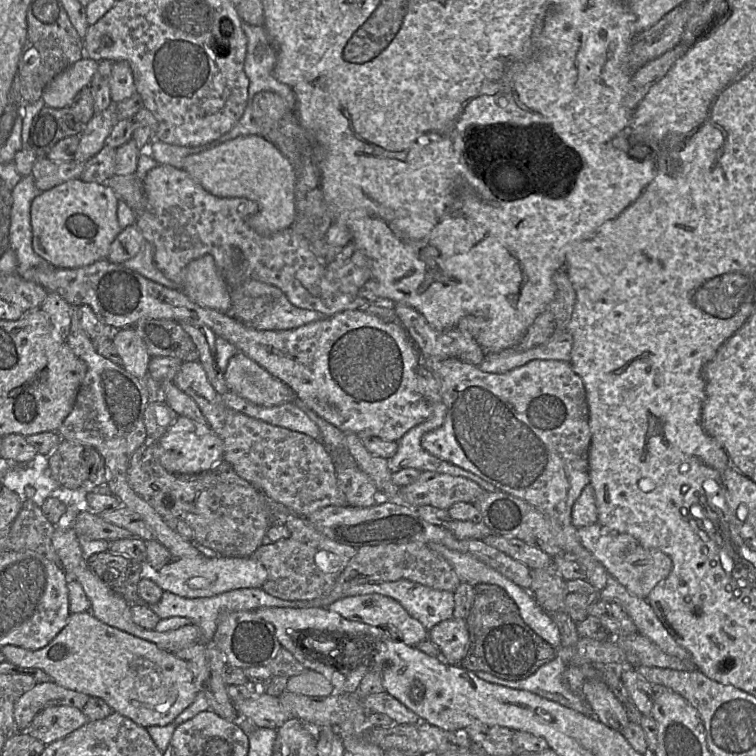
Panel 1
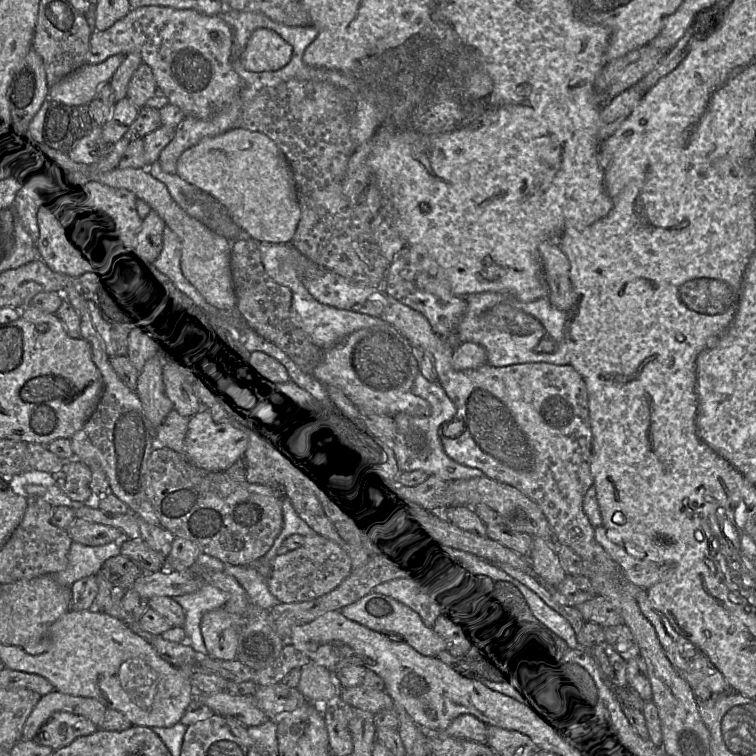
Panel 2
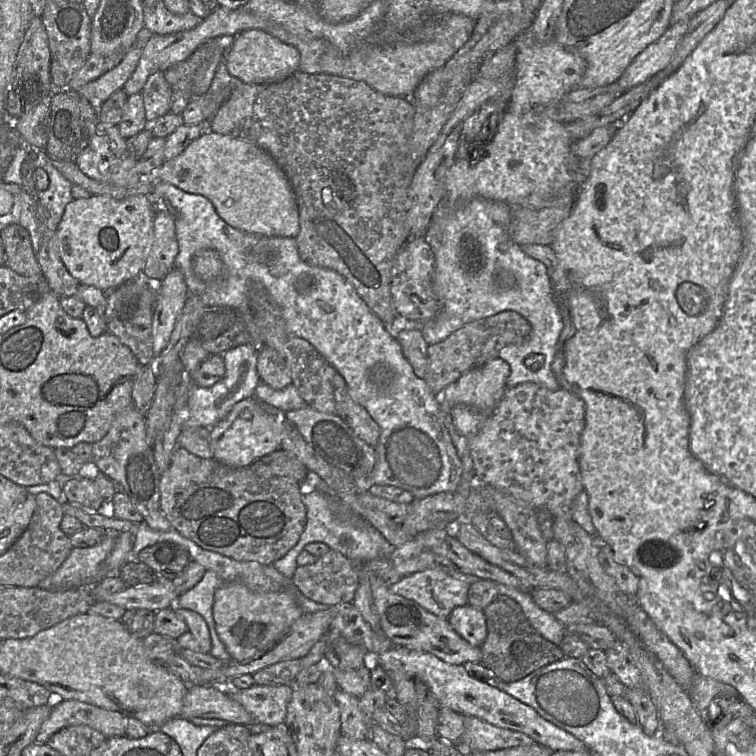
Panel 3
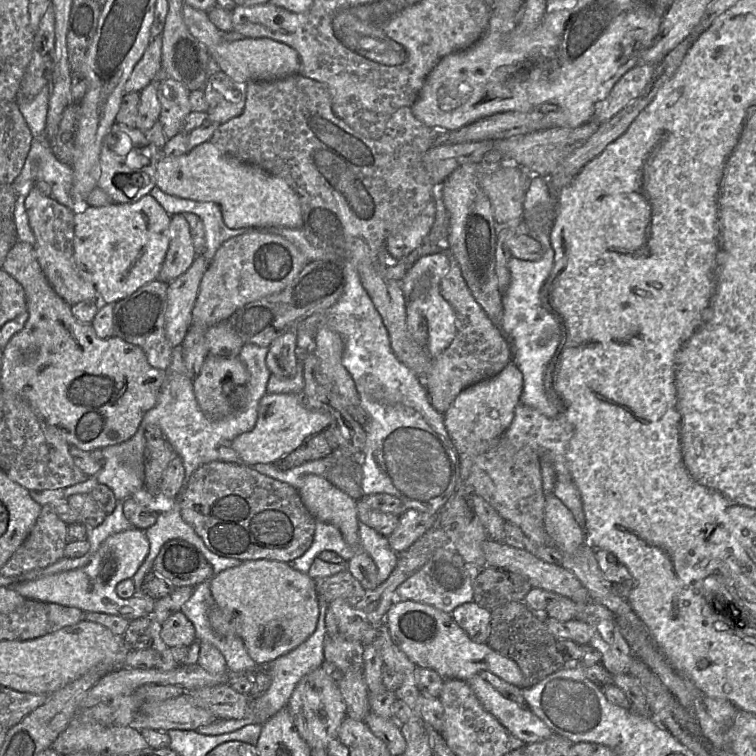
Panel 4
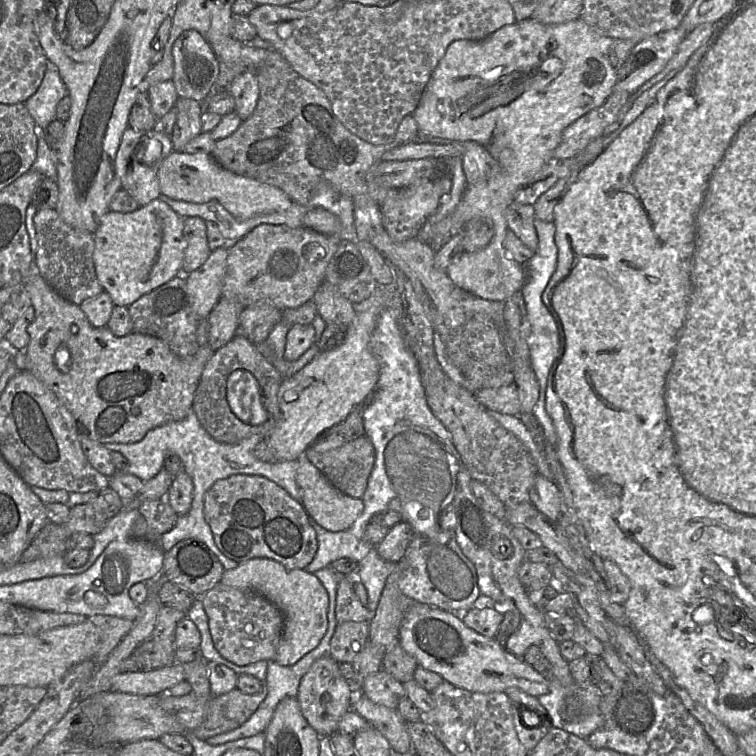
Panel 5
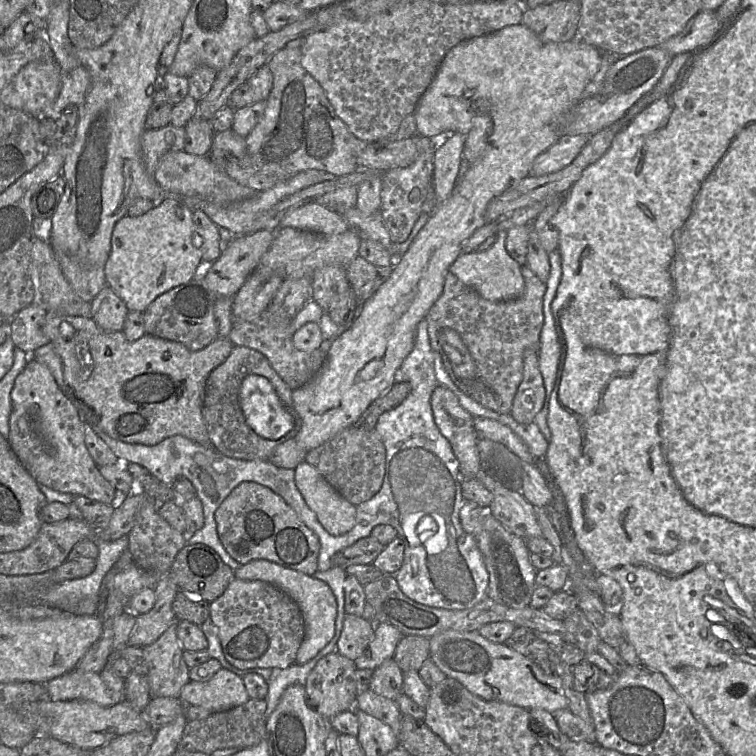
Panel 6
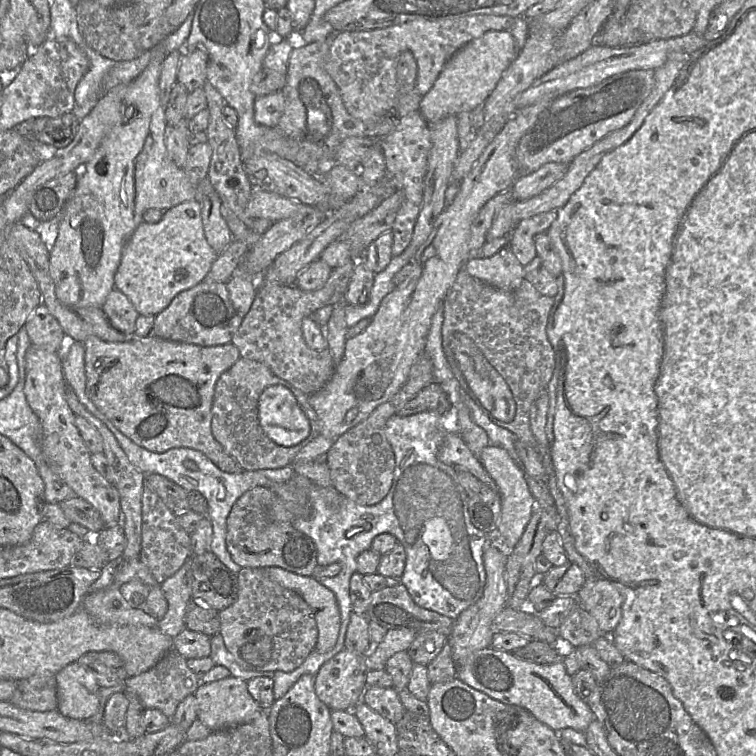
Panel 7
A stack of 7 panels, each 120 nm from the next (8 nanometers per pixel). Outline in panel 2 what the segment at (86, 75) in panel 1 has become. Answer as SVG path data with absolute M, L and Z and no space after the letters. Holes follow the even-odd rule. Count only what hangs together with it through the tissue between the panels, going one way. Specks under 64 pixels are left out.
M114 55L99 64L84 64L79 69L69 74L49 88L48 98L69 106L88 105L95 97L98 90L105 84L109 84L116 70L127 55Z

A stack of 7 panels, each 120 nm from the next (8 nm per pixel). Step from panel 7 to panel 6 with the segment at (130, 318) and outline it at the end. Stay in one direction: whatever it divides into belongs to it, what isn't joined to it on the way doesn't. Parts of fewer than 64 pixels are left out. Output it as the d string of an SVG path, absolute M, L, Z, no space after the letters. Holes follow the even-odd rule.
M107 285L90 301L91 319L108 332L122 332L129 312L124 301Z

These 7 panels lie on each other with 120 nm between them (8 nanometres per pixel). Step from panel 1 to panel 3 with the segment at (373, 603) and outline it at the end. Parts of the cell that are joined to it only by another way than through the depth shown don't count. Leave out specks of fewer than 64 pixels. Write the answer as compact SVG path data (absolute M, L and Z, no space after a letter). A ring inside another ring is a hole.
M371 576L371 590L379 614L383 632L396 645L428 652L446 663L463 665L466 662L481 661L480 647L470 645L449 624L447 618L441 618L420 606L413 600L393 594L382 578Z

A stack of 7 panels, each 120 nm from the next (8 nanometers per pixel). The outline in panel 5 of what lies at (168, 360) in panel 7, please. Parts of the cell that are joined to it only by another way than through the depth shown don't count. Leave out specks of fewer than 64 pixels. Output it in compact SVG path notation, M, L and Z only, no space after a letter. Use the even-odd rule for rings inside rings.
M36 264L34 265L34 268L28 272L28 275L23 280L22 287L28 295L31 305L35 309L35 318L27 328L27 332L29 334L29 343L24 349L19 350L23 351L24 354L24 369L21 371L30 372L51 391L54 392L59 401L69 410L75 419L79 427L79 432L81 429L91 440L101 444L135 443L140 441L148 431L170 422L183 420L191 411L193 411L193 399L202 372L205 368L205 365L215 352L208 345L200 346L197 352L192 356L180 357L176 355L169 348L169 346L159 338L134 332L123 337L117 337L107 327L96 328L90 324L86 315L78 305L65 300L46 282L46 280L36 269Z

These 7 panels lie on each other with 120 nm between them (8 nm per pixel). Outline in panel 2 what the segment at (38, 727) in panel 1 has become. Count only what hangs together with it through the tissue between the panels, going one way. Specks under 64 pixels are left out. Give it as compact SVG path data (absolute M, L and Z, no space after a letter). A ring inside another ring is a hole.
M57 712L41 726L33 740L58 750L79 737L94 733L97 729L99 728L95 724L83 716Z

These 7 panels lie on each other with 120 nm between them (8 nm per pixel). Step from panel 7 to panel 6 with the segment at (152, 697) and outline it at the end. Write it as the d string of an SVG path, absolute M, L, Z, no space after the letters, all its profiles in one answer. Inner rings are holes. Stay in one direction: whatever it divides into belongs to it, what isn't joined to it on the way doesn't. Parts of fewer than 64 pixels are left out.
M173 623L154 643L144 647L143 660L135 664L137 673L146 676L150 697L180 698L181 689L190 681L189 667L183 660L183 648Z

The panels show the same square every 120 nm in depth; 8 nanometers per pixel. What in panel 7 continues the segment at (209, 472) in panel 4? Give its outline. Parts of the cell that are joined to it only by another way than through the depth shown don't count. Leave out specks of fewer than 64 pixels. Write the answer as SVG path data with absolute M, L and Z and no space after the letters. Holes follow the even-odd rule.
M266 487L246 491L233 505L227 518L226 547L233 561L241 567L279 567L293 573L312 576L317 563L313 540L290 522L276 522L270 517L275 495Z

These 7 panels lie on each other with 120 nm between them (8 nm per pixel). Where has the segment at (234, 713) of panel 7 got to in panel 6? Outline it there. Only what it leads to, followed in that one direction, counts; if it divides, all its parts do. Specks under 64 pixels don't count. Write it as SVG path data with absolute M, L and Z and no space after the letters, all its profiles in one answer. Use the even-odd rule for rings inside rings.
M222 667L207 682L190 680L181 689L180 699L186 706L222 712L246 703L250 697L242 677Z

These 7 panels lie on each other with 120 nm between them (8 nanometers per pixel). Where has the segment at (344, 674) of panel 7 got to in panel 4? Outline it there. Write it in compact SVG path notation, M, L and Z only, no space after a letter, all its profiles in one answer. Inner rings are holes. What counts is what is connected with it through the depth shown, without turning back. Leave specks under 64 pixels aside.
M321 667L306 674L296 685L286 706L293 719L294 726L300 737L313 749L326 749L329 743L338 738L339 727L346 715L346 703L338 687L338 683Z

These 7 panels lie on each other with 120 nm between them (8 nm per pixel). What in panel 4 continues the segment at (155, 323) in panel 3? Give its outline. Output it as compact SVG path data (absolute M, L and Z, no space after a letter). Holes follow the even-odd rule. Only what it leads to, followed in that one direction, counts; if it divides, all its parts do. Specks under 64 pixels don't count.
M198 255L185 273L168 284L165 332L173 348L182 344L192 325L192 310L209 264Z

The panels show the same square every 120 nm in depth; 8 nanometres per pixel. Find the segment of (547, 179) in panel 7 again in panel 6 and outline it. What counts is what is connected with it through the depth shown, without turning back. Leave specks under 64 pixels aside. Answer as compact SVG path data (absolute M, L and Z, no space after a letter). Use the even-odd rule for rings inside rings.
M562 134L556 143L536 158L529 176L543 176L565 168L582 151L589 137L582 134Z

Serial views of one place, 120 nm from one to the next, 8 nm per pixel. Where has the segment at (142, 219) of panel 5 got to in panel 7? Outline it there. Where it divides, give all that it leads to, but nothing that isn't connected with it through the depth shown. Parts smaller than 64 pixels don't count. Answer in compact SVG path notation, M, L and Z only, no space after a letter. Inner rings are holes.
M198 200L182 202L164 211L157 223L142 222L123 247L115 273L115 289L125 294L139 315L156 316L182 291L204 281L218 254L208 244Z

